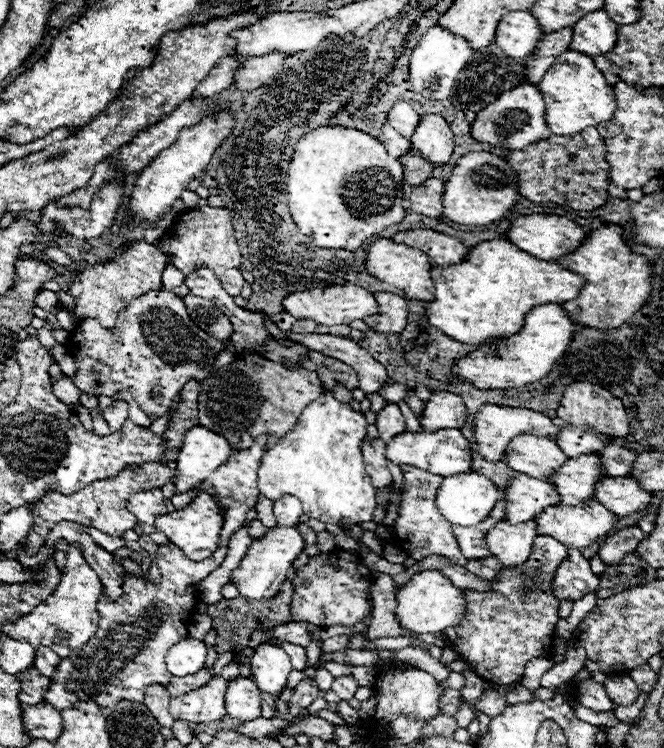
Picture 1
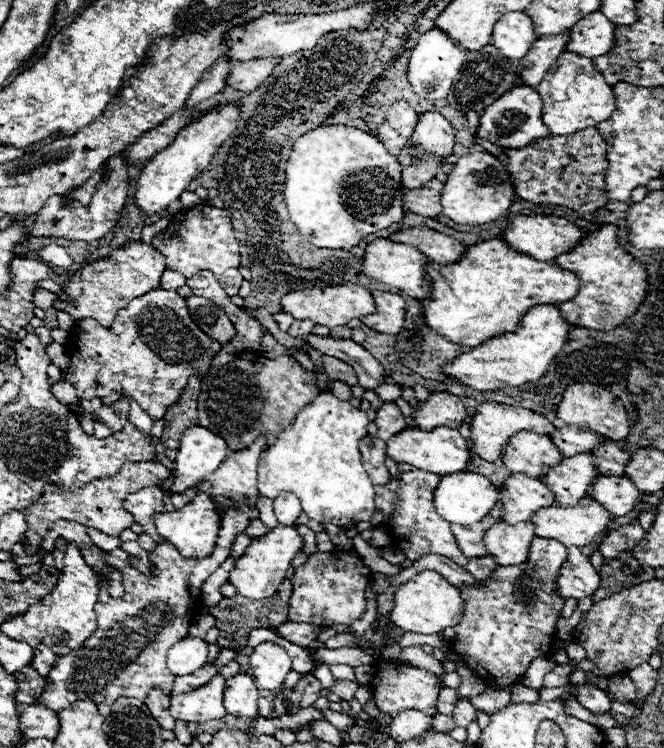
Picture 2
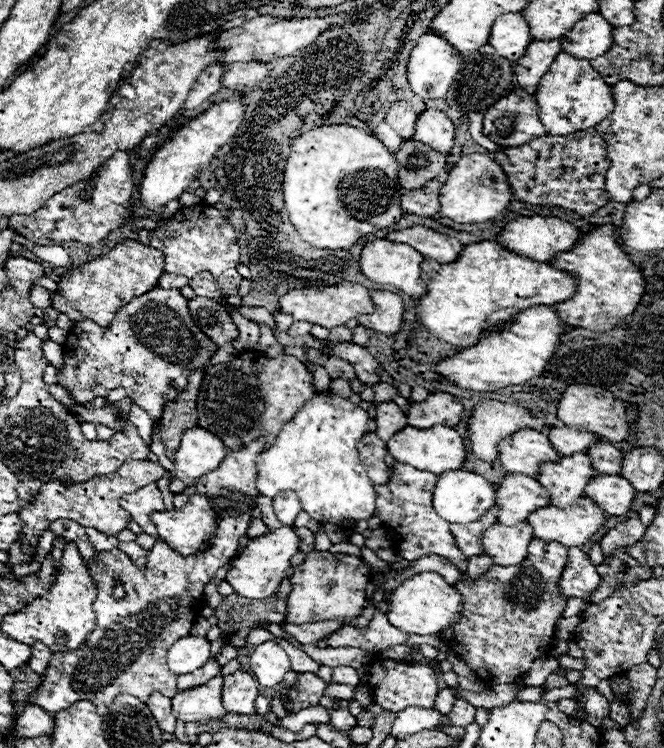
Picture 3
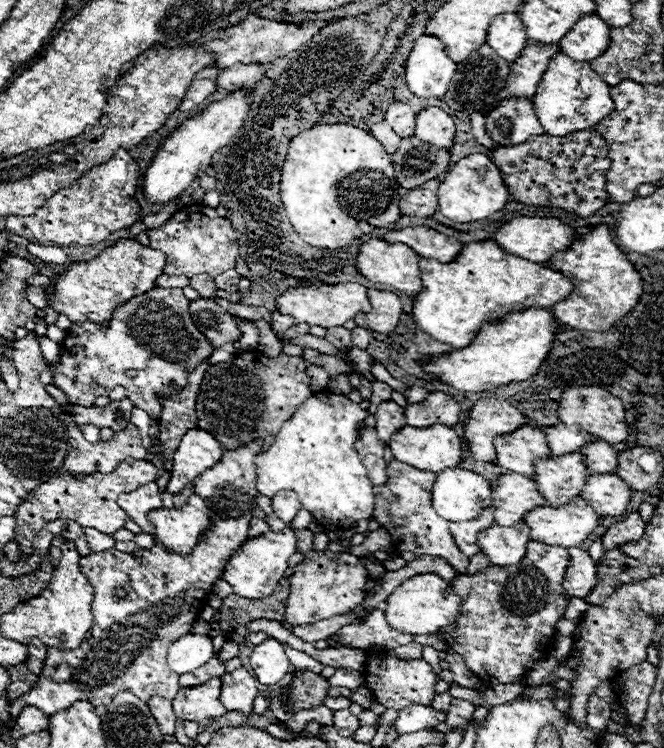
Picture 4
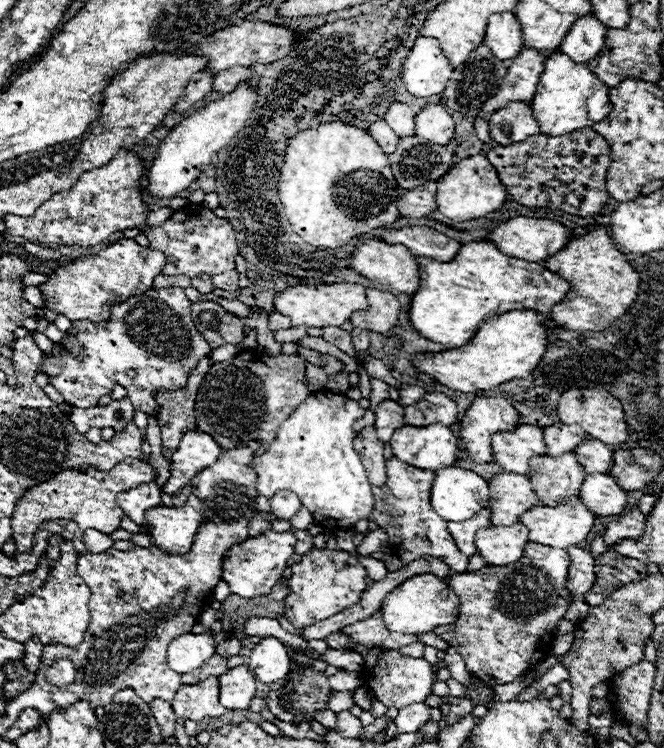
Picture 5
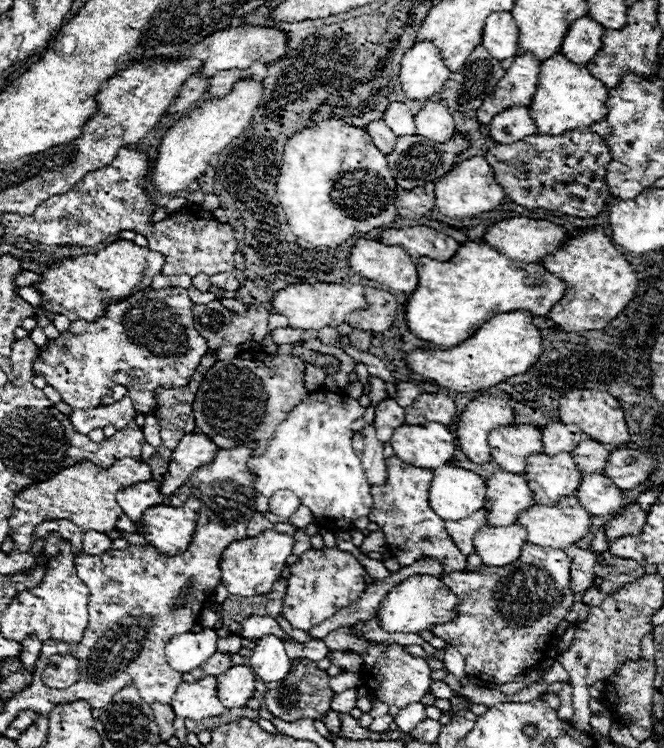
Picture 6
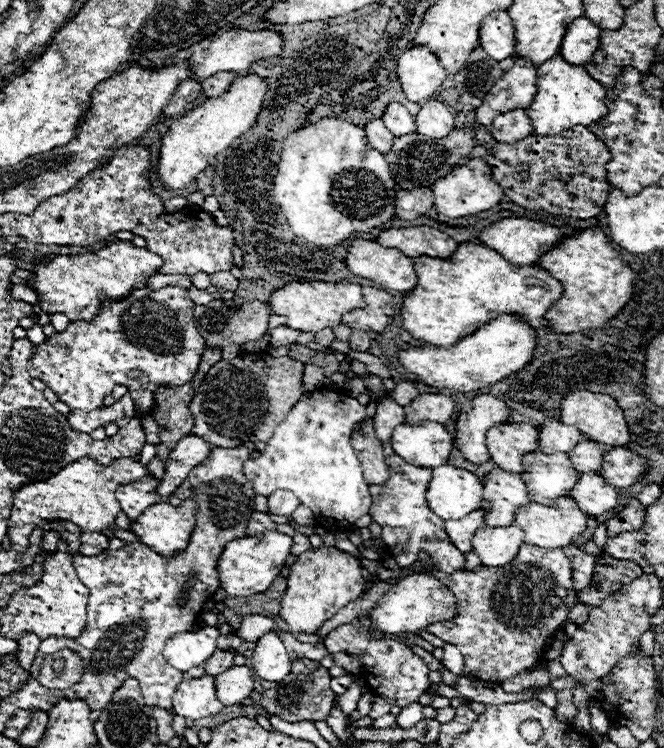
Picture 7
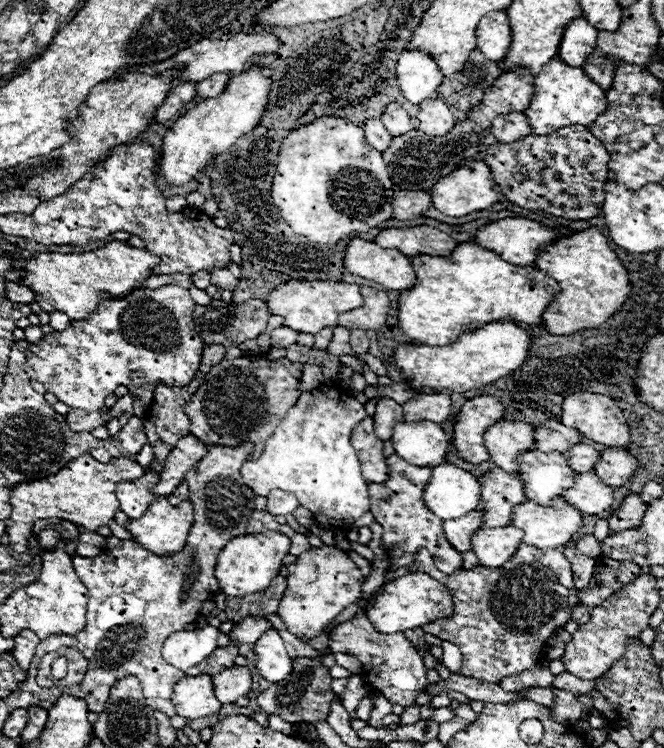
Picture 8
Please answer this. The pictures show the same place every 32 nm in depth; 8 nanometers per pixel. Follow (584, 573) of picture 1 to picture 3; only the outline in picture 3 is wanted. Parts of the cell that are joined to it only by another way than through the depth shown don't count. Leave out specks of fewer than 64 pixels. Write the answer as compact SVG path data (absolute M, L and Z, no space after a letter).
M570 548L568 564L564 566L562 578L558 582L560 594L566 598L588 598L598 584L600 576L588 554L584 554L580 548Z

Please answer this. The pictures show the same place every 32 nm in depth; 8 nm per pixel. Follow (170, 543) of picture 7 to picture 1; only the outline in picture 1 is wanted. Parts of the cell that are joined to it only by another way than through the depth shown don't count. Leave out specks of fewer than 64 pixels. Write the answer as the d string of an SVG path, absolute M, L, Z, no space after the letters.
M200 492L192 504L188 504L184 510L176 510L166 516L158 516L156 528L168 536L172 544L176 544L190 560L204 560L212 556L212 552L220 546L220 532L224 526L224 514L220 512L220 506L214 496L208 492Z

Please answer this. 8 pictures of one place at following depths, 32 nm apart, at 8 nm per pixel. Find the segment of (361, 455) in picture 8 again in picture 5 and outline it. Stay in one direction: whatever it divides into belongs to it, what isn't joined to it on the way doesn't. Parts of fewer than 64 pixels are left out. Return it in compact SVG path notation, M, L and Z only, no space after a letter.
M366 426L354 438L354 450L362 456L362 464L366 468L366 476L370 484L382 486L386 484L386 460L382 456L384 444L376 438L374 426Z

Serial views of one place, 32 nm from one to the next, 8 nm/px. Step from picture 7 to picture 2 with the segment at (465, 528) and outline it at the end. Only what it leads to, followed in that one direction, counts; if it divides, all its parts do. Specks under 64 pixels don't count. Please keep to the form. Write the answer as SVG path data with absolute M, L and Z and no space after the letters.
M498 502L492 510L490 516L486 520L482 520L482 524L474 524L470 528L462 528L460 524L452 524L452 534L458 542L458 548L462 550L462 554L466 558L480 558L480 556L488 556L486 544L482 542L484 532L502 516L502 502Z

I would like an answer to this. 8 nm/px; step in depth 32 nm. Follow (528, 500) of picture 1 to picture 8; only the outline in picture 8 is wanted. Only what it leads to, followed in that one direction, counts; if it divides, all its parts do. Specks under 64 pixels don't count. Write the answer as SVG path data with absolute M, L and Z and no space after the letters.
M494 468L480 478L482 484L482 520L486 528L508 526L512 520L512 510L518 504L528 502L524 494L522 480Z

